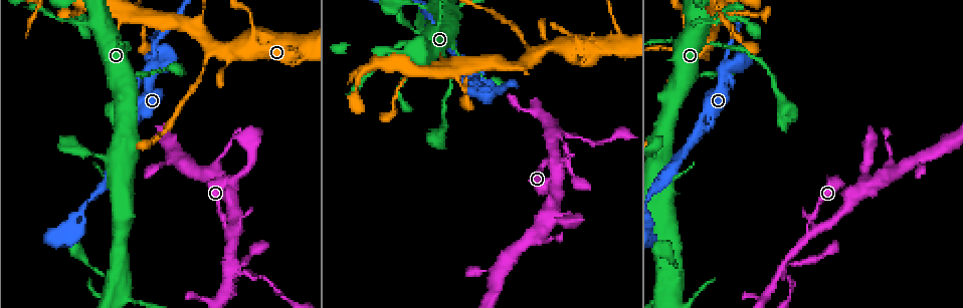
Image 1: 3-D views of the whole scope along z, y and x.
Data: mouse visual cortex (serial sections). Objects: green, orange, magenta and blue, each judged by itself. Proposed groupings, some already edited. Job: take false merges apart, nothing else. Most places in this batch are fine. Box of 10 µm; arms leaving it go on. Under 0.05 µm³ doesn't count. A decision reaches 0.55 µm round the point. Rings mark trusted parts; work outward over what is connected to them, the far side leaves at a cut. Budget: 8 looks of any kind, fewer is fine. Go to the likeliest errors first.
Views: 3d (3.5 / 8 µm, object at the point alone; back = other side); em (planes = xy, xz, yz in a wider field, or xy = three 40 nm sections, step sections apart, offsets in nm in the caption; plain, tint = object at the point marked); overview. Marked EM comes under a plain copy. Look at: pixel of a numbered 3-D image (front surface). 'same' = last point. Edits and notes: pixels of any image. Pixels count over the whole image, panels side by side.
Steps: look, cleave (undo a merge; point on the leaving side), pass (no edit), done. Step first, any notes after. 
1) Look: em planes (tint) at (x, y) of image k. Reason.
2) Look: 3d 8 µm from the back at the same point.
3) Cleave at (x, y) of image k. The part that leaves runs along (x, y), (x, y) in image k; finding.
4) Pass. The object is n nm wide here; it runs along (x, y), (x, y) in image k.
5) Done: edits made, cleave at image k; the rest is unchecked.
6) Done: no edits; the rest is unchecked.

Look: 3d 8 µm at (552, 135) of image 1. Four or more arms meet.

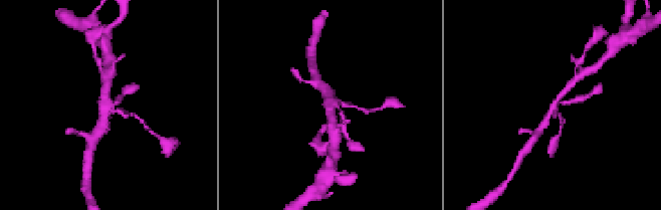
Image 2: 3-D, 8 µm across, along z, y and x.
Look: 3d 3.5 µm at the same point.

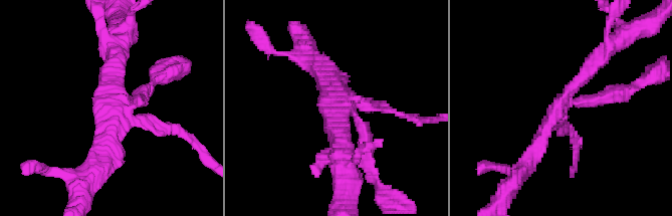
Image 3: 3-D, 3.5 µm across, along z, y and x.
Look: em xy step 1 (tint) at (556, 104) of image 3. 4 arms meet here; the arms are 100, 200, 250, 300 nm wide; now the EM.

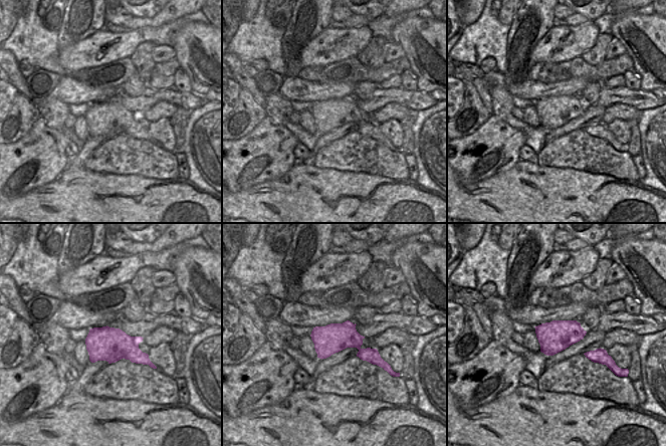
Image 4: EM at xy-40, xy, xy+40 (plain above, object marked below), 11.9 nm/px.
Pass. All the same cell.

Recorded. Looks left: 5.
Look: 3d 3.5 µm at (204, 56) of image 1.

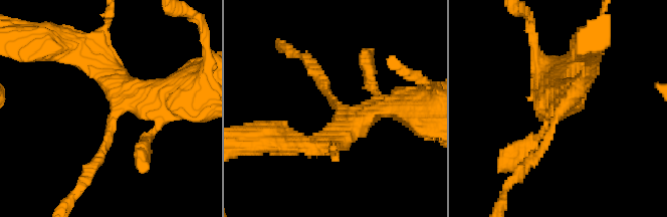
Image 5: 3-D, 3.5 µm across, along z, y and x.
Look: em planes (tint) at (113, 117) of image 5. 3 arms meet here; the arms are 150, 300, 350 nm wide; now the EM.

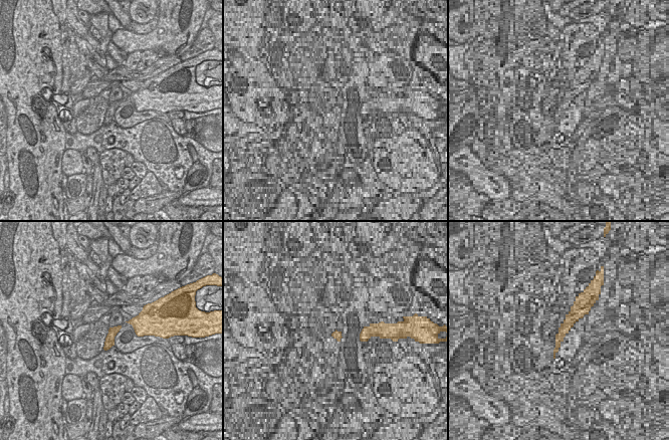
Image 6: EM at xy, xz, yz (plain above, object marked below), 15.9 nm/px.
Pass. All the same cell.

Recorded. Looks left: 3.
Look: 3d 3.5 µm at (732, 46) of image 1. A narrow waist.

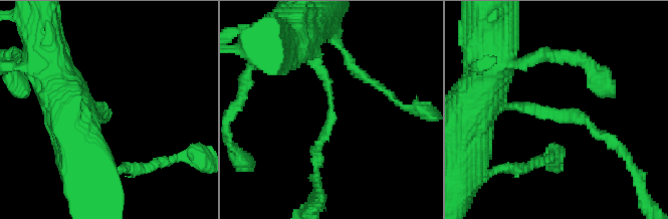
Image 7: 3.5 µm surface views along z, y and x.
Look: em xy step 5 (tint) at (329, 111) of image 7. Shape alone is not enough.

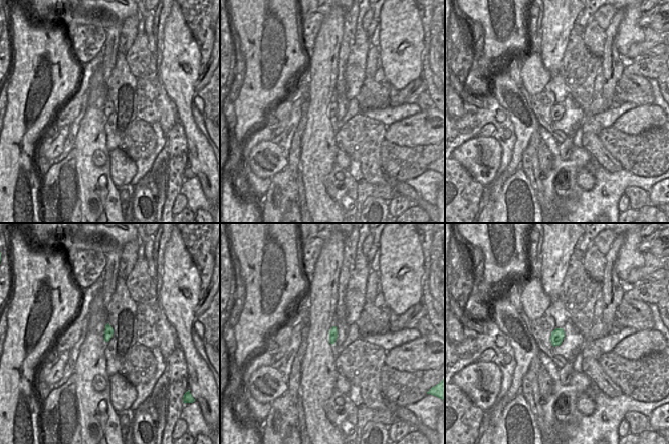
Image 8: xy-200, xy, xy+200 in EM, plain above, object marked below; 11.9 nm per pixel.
Pass. It runs along (492, 105), (575, 115), (611, 140) in image 7; one cell here.

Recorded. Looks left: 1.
Done: no edits; the rest is unchecked.

